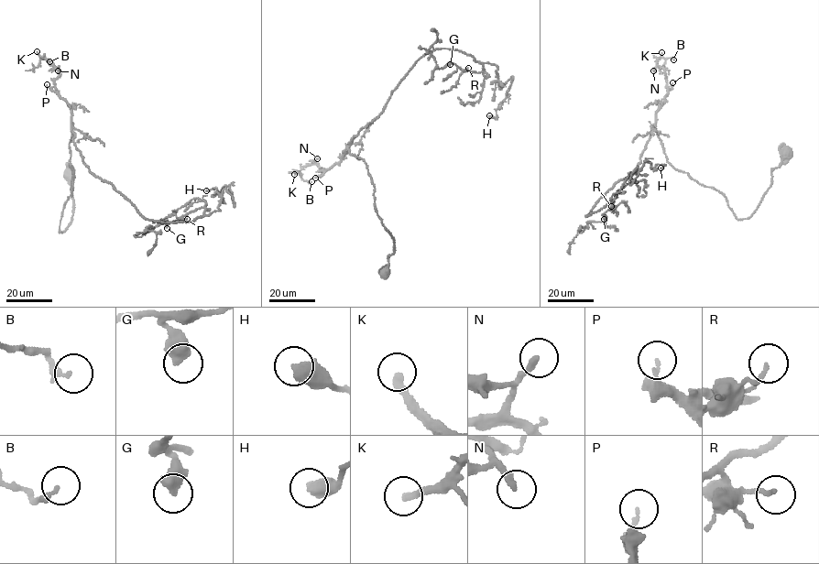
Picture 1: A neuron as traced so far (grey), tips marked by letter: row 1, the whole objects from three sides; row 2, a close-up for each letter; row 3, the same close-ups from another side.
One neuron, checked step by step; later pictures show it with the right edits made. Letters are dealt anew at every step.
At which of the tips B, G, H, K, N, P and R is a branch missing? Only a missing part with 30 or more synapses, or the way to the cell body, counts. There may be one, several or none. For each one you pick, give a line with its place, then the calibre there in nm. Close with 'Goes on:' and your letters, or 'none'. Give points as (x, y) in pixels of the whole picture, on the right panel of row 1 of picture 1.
K: (661, 52) | 260 nm
P: (672, 82) | 160 nm
Goes on: K, P

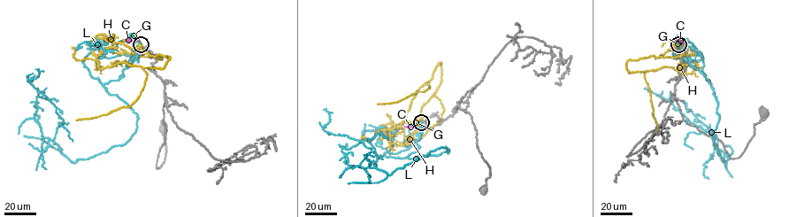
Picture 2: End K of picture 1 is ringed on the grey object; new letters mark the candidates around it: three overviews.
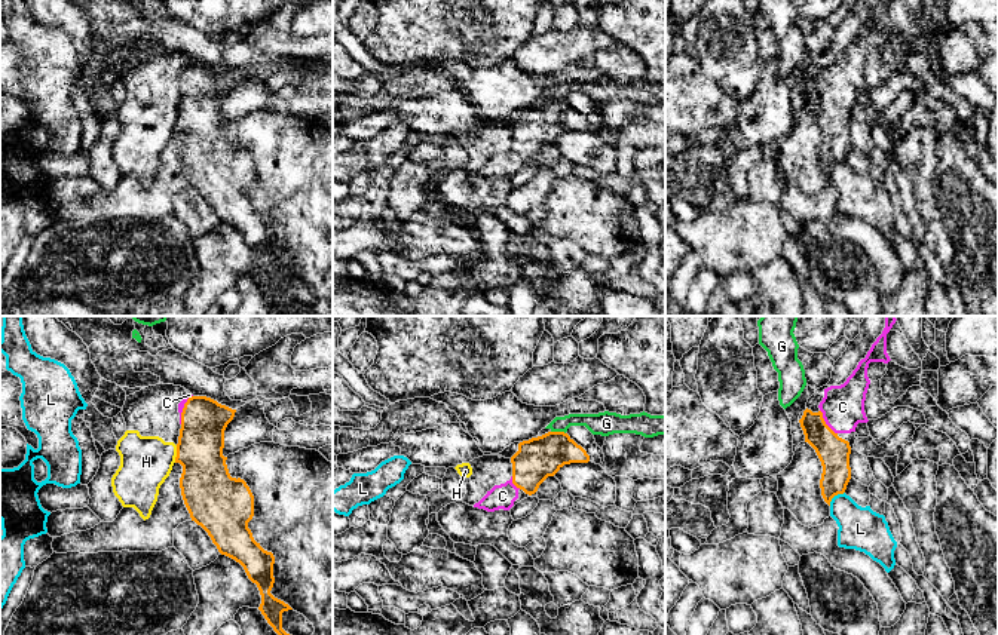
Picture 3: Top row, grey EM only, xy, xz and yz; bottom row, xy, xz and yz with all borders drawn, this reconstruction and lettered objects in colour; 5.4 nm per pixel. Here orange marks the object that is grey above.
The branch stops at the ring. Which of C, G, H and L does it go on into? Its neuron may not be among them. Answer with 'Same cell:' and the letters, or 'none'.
Same cell: C

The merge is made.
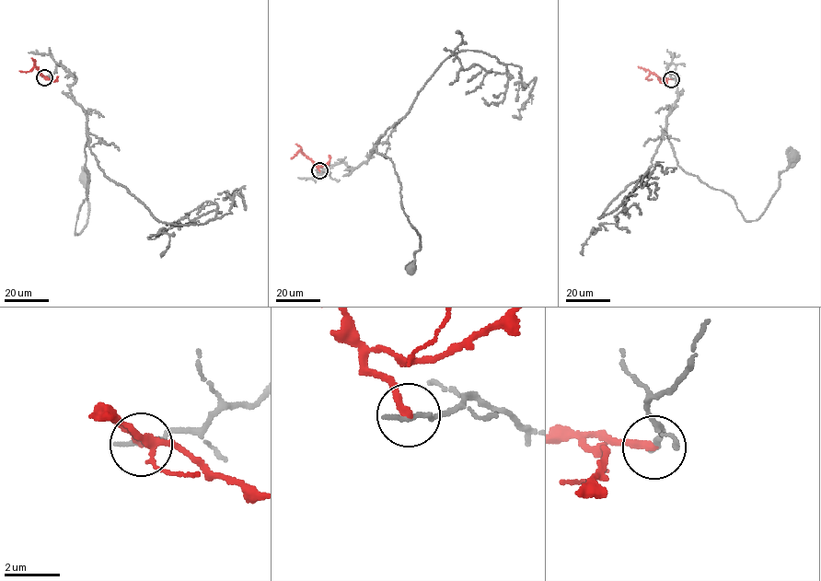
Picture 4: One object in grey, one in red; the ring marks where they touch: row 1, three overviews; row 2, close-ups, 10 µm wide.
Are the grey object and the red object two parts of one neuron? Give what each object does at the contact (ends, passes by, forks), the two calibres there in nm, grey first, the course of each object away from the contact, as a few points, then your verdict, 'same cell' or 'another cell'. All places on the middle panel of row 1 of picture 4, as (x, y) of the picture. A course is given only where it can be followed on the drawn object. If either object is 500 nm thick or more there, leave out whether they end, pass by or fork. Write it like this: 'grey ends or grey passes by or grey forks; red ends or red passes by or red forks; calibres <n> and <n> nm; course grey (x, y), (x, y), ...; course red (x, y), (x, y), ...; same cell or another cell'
grey ends; red ends; calibres 200 and 260 nm; course grey (319, 171), (329, 174), (340, 163), (356, 168), (375, 147), (392, 161), (402, 206), (420, 237), (410, 268); course red (319, 170), (314, 161), (299, 151), (290, 159); another cell

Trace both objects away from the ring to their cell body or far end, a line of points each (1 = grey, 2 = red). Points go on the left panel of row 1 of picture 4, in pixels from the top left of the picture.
1: (43, 77), (57, 63), (72, 73), (70, 92), (86, 112), (89, 178), (76, 235), (88, 216), (84, 180)
2: (44, 77), (35, 66), (29, 71), (18, 71)

